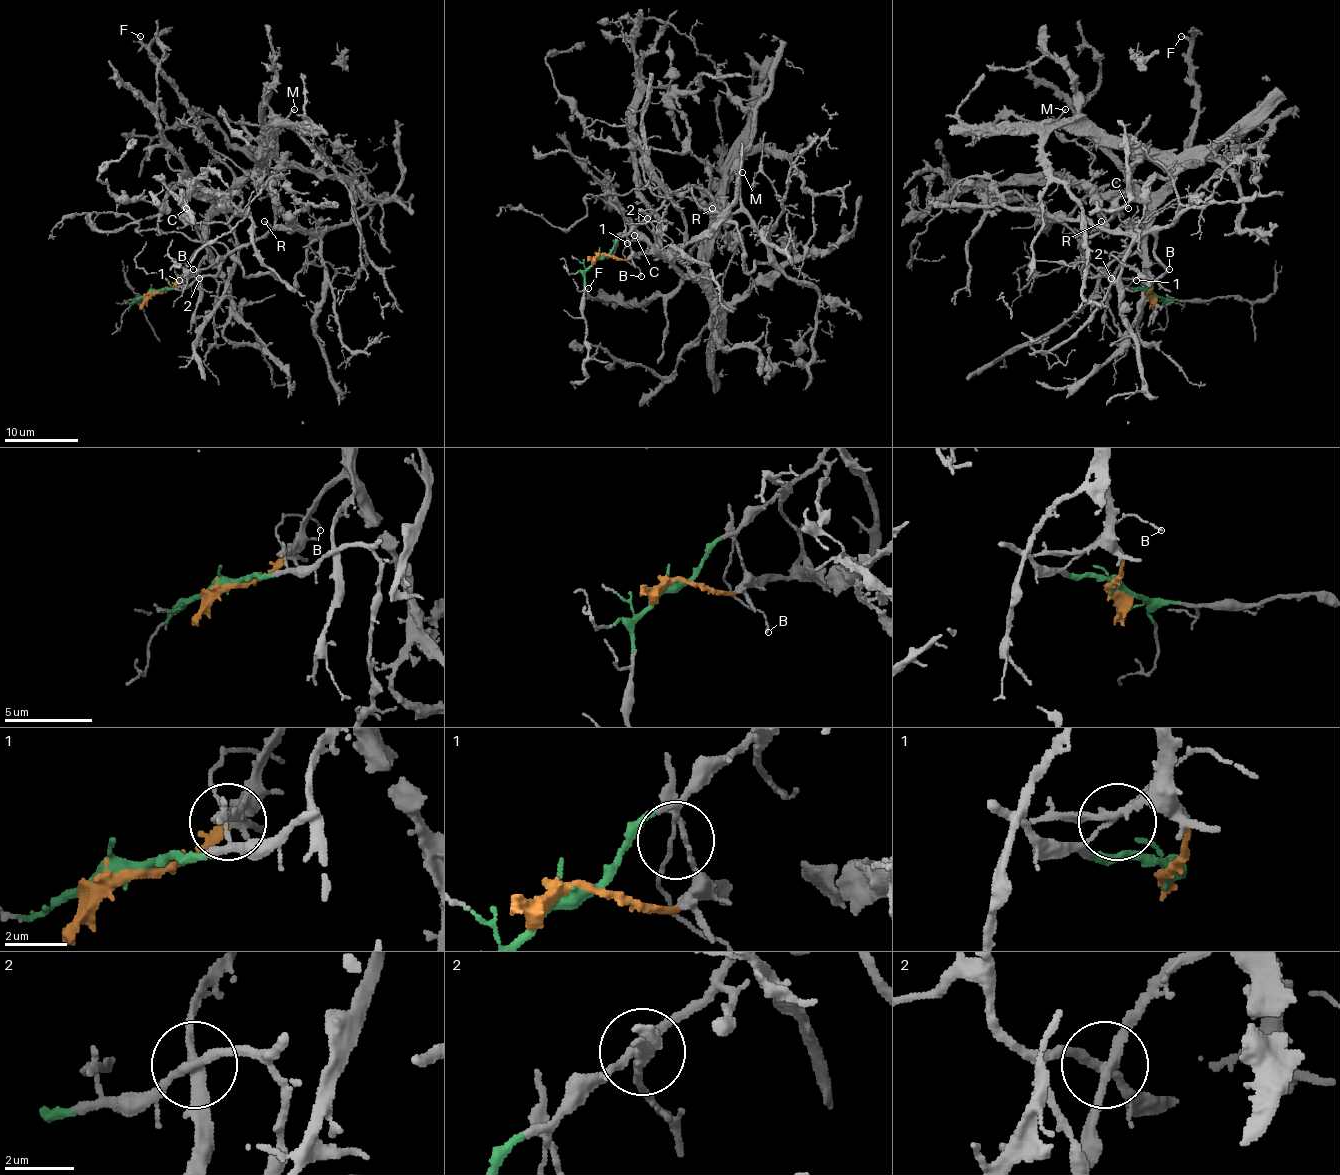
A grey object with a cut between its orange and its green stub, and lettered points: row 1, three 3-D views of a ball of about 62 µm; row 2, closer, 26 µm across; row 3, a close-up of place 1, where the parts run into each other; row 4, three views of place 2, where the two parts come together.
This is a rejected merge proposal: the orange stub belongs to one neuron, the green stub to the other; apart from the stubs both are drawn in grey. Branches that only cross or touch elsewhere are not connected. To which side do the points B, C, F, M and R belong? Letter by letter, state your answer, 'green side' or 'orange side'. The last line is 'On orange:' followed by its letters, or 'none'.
B: green side
C: orange side
F: orange side
M: orange side
R: green side
On orange: C, F, M

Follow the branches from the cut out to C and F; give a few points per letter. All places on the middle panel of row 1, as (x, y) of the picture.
C: (599, 256), (610, 254), (619, 260), (660, 252), (647, 239), (634, 239), (634, 236)
F: (599, 256), (619, 260), (662, 254), (682, 280), (669, 295), (658, 295), (649, 304), (591, 296), (588, 287)

